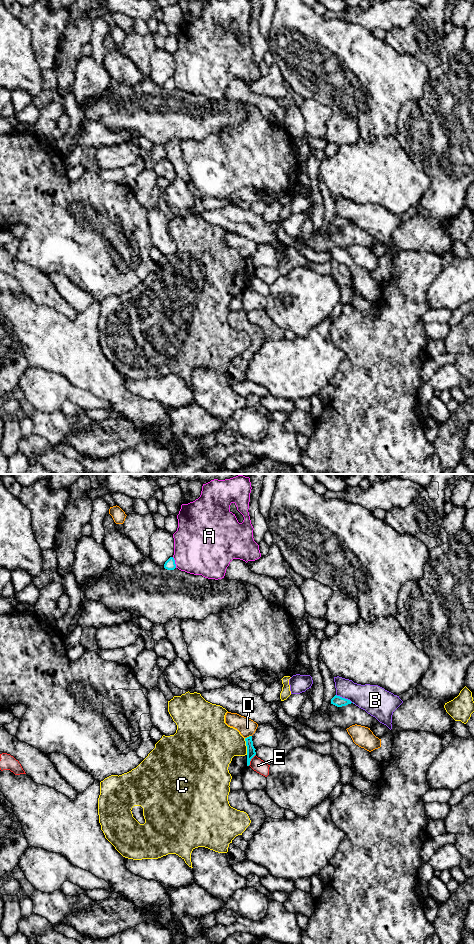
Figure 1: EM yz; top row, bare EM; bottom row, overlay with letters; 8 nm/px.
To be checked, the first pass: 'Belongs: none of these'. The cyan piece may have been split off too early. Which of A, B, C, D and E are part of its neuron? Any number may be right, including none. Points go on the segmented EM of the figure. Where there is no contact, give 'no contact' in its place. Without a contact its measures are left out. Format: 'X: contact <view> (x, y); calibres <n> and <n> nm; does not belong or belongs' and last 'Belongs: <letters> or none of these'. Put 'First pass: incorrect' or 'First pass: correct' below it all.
A: contact yz (174, 562); calibres 80 and 440 nm; does not belong
B: contact yz (344, 698); calibres 90 and 240 nm; does not belong
C: contact yz (246, 745); calibres 70 and 360 nm; does not belong
D: contact yz (249, 736); calibres 70 and 140 nm; does not belong
E: contact yz (250, 760); calibres 70 and 110 nm; does not belong
Belongs: none of these
First pass: correct

